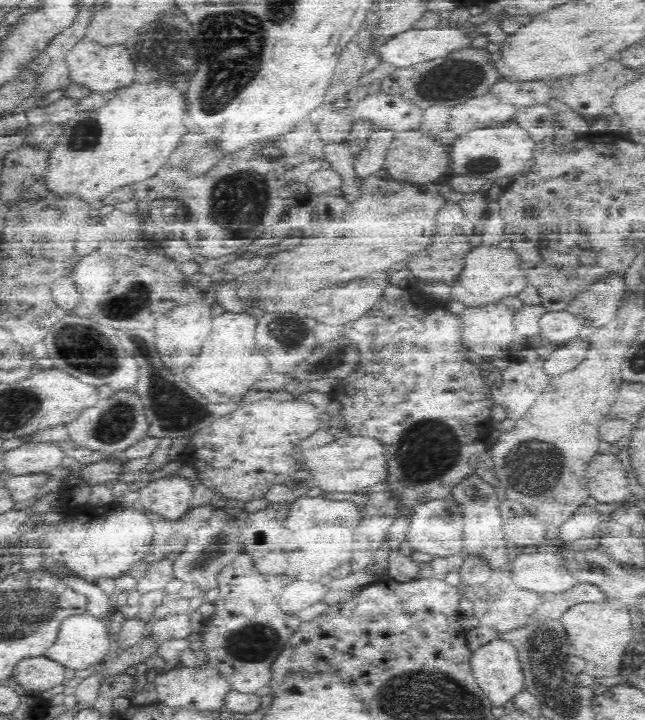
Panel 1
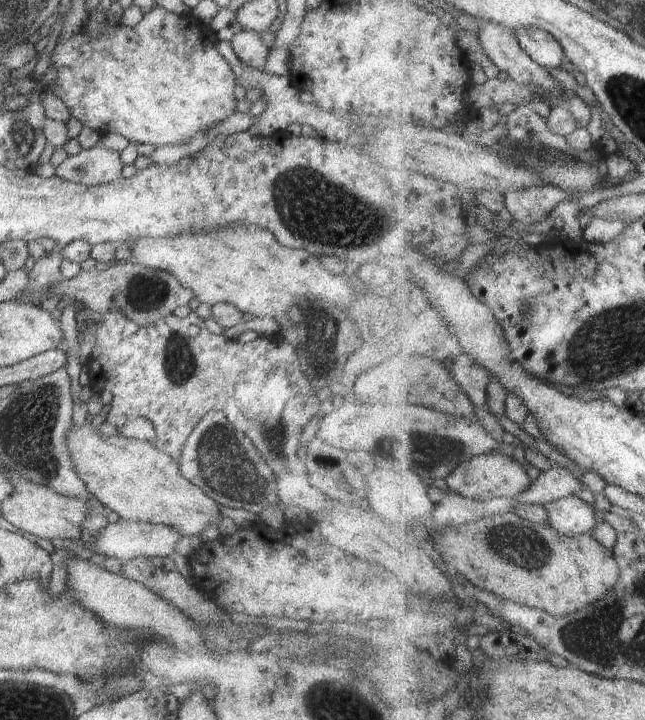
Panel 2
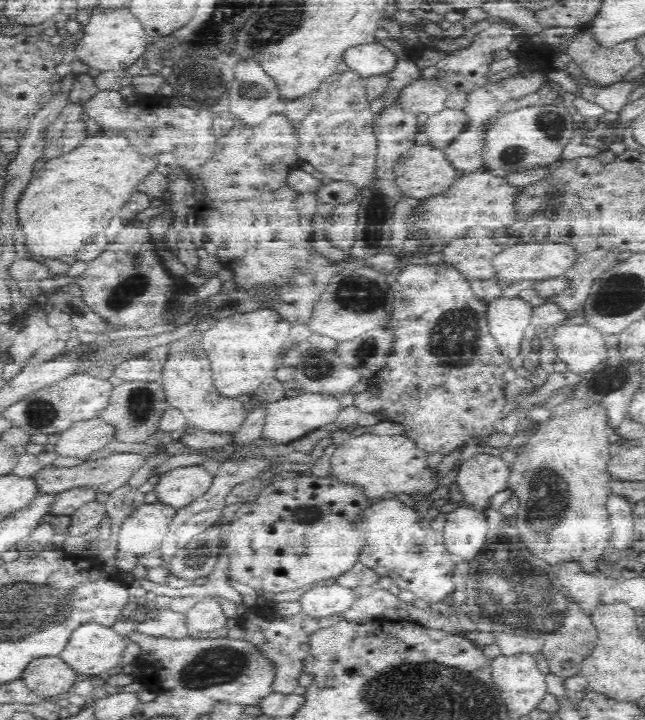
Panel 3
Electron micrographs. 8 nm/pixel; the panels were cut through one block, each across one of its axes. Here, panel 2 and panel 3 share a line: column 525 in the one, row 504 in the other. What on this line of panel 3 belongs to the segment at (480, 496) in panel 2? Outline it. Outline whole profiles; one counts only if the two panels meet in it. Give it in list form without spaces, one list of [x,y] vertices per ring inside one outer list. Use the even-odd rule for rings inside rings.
[[[486,453],[474,455],[462,463],[454,484],[464,502],[476,511],[485,512],[492,506],[493,496],[509,484],[507,463],[501,457]]]

